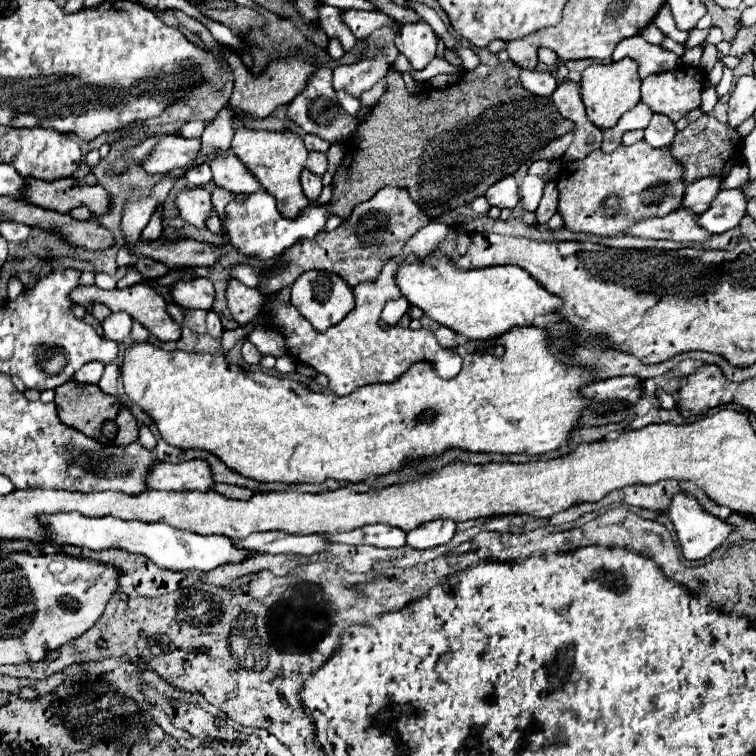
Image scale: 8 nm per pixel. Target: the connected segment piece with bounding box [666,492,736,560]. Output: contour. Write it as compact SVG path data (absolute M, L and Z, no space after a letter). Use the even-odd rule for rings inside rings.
M682 492L674 494L666 514L674 524L682 554L688 560L706 558L736 530L730 522L702 510L702 506L694 498L684 496Z

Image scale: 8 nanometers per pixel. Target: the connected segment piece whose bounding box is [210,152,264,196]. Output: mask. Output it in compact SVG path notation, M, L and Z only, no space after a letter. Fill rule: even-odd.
M226 154L226 160L212 160L210 162L216 186L232 192L232 194L254 194L262 192L262 184L254 178L254 174L232 154Z

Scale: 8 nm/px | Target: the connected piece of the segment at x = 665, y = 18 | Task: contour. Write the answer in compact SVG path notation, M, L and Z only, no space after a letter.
M668 4L658 12L658 16L656 16L654 24L656 24L656 26L658 26L658 28L668 36L668 38L672 38L672 40L676 40L676 42L680 42L680 44L684 44L684 42L686 42L684 32L682 32L682 30L678 30L678 28L676 28L676 24L672 24L672 14L670 14Z

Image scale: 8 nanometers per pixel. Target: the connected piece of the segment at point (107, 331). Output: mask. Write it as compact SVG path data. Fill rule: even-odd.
M118 312L118 314L110 314L104 322L102 322L102 330L104 336L108 340L114 340L118 344L122 344L132 330L132 318L126 312Z

